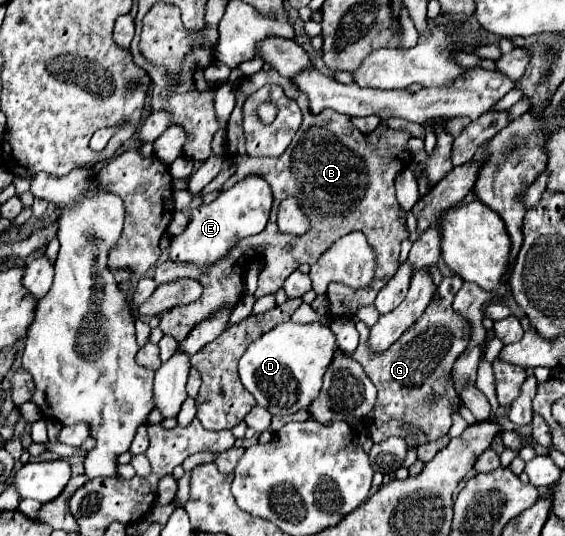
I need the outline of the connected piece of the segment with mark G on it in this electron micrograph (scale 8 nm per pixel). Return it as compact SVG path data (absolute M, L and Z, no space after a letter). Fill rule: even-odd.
M460 276L444 278L438 286L438 300L428 306L428 310L418 318L414 326L410 326L398 342L394 342L386 352L372 354L366 344L366 334L370 334L370 328L366 324L358 324L360 332L360 346L352 354L366 370L368 378L378 388L378 400L372 410L372 414L366 416L366 424L370 430L372 440L386 440L390 436L406 438L406 442L412 446L412 438L406 434L402 424L410 424L414 430L420 430L428 442L438 440L448 434L452 426L452 414L460 410L462 402L455 392L452 382L446 385L446 392L434 406L428 406L426 394L432 390L432 384L438 380L438 376L452 372L454 360L466 350L472 326L466 318L454 312L452 300L456 292L462 288L464 280Z

